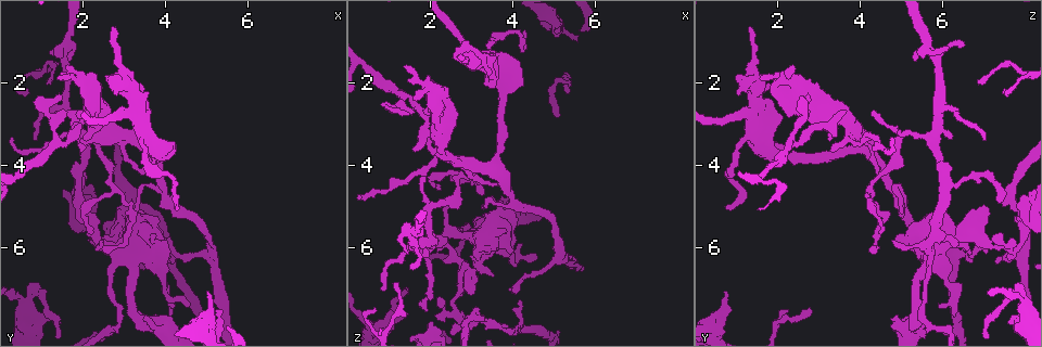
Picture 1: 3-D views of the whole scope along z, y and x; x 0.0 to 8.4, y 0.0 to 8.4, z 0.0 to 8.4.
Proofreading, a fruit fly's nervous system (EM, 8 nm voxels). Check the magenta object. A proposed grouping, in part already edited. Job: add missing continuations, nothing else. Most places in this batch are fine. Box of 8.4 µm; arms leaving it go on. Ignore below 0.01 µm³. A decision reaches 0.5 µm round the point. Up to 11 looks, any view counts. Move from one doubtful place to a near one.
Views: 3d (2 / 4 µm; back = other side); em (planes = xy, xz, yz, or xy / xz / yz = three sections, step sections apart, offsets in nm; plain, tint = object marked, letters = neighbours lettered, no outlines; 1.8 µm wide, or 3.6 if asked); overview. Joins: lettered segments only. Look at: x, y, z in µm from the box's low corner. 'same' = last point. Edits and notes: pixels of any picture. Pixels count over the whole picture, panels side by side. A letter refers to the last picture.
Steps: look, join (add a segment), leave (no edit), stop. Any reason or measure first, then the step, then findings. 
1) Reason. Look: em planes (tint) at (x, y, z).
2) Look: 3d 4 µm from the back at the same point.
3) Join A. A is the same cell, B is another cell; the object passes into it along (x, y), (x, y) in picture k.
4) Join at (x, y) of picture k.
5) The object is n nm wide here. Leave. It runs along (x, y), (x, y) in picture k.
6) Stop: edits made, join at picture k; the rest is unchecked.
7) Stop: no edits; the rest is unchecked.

Sudden change in width. Look: em planes (plain) at (2.00, 2.25, 1.90).

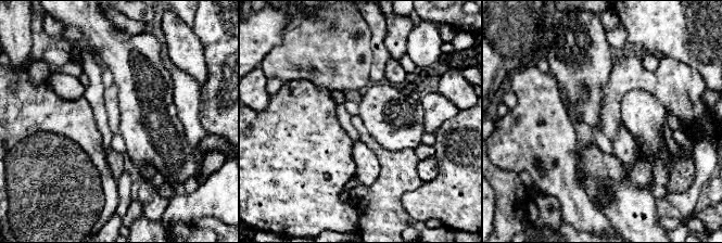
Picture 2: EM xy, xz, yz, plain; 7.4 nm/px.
Look: em planes (letters) at the same point.

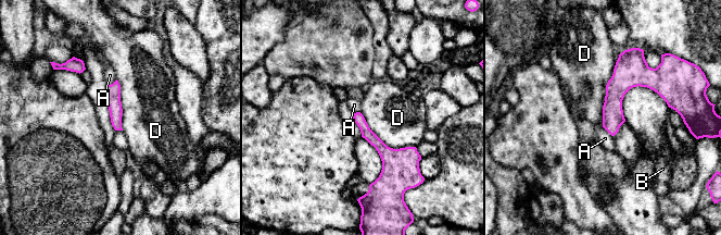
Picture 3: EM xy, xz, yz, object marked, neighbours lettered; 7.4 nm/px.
Leave. A, B and D are other cells; no lettered segment goes on from it.

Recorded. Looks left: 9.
Free end. Look: em 3.6 µm xy step 4 (letters) at (5.10, 7.10, 0.80).

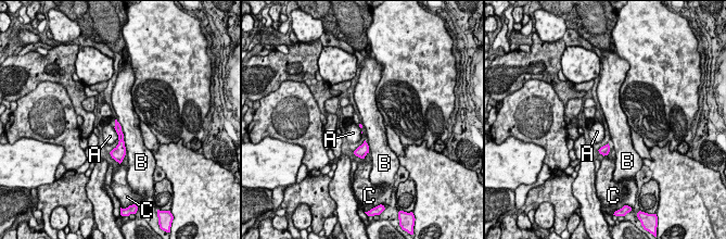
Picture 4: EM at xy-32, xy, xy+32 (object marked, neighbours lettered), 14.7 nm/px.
The longest contact is with B, 340 nm. Leave. A, B and C are other cells; a border runs along (122, 131), (126, 153) in picture 4; no lettered segment goes on from it.

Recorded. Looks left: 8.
Free end. Look: 3d 4 µm at (2.35, 5.95, 6.40).

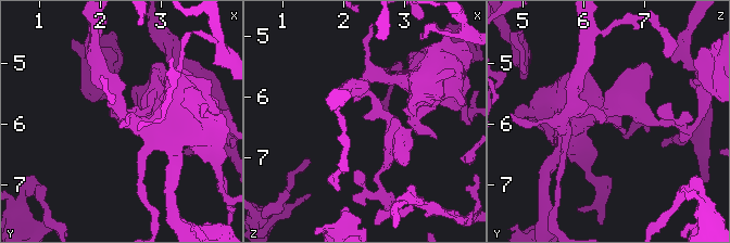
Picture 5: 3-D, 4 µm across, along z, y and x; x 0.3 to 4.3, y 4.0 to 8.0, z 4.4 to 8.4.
Look: em planes (plain) at (2.30, 5.90, 6.40).

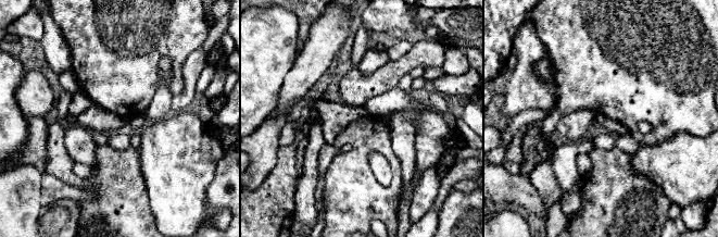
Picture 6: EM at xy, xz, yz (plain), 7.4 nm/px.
Look: em planes (letters) at the same point.

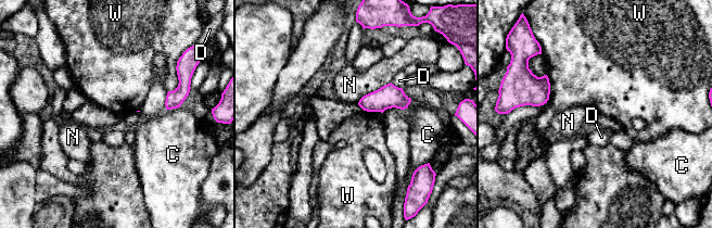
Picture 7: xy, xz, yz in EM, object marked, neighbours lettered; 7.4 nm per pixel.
Leave. C, D, N and W are other cells; a border runs along (546, 74), (549, 99), (543, 105) in picture 7; none of them fits.

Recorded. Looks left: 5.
An open end. Look: 3d 2 µm at (1.50, 7.85, 7.60).

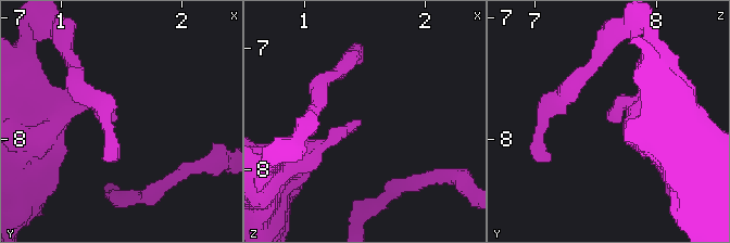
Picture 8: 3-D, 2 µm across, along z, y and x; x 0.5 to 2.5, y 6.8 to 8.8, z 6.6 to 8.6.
Now the EM. Look: em planes (letters) at (1.46, 7.80, 7.60).

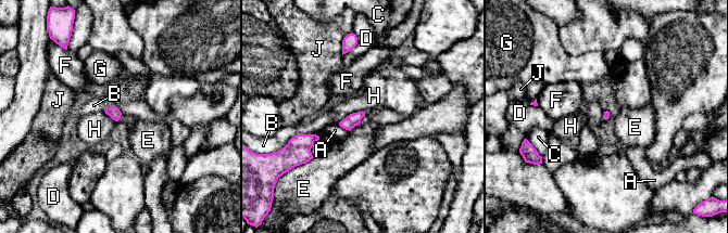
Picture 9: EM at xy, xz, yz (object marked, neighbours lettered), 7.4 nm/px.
Leave. A, B, C, D, E, F, G, H and J are other cells; a border runs along (363, 111), (350, 113), (338, 124) in picture 9; no lettered segment goes on from it.

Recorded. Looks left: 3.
Stop: no edits; the rest is unchecked.

